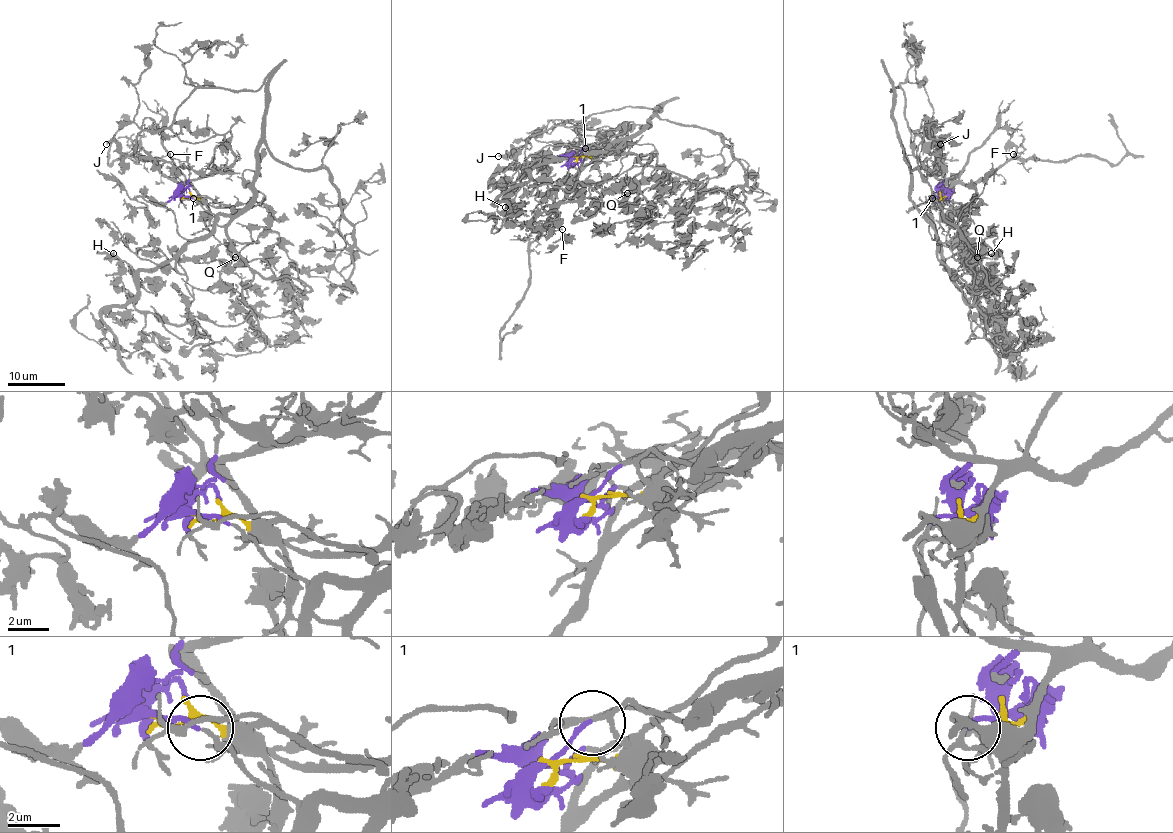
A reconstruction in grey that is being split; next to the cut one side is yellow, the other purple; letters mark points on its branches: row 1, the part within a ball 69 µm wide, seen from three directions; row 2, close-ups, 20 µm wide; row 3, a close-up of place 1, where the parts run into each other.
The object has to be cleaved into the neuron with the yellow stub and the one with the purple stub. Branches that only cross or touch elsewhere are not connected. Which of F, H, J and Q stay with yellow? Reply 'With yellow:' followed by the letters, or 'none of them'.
With yellow: F

